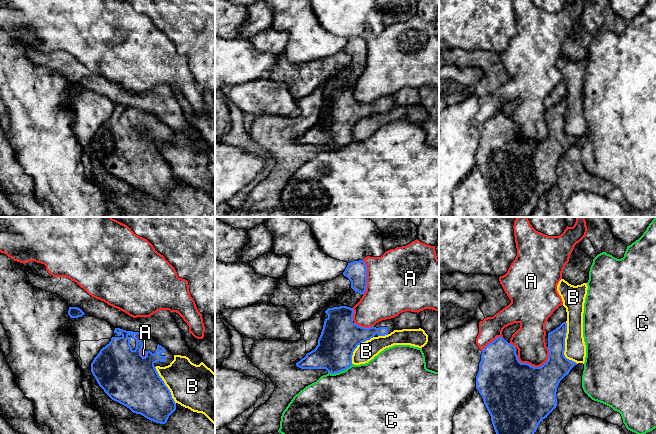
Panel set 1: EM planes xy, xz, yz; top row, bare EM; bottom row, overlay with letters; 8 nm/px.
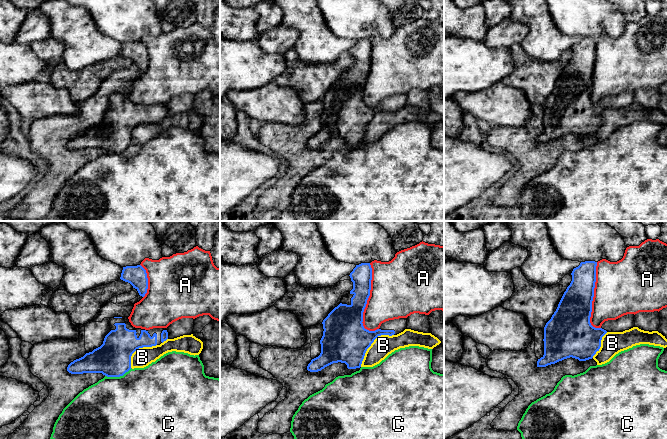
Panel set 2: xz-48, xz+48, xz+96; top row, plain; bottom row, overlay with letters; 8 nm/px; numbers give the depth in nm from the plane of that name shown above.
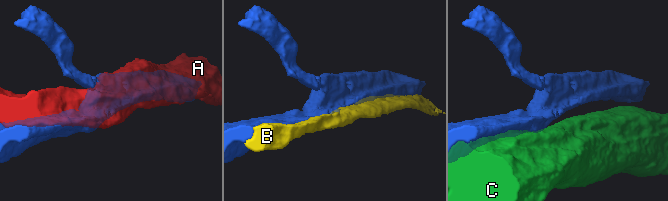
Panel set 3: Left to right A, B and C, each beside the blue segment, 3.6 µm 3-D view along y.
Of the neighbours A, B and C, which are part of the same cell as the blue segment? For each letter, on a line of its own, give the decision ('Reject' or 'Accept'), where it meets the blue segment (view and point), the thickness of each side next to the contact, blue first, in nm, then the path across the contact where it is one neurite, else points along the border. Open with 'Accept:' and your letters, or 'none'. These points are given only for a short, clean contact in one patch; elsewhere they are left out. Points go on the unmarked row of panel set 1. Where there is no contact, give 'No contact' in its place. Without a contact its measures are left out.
Accept: none
A: Reject. Touches blue at yz (535, 143). Thickness 500 nm (blue) against 240 nm
B: Reject. Touches blue at yz (564, 121). Thickness 200 nm (blue) against 180 nm
C: Reject. Touches blue at xz (340, 147). Thickness 300 nm (blue) against 500 nm

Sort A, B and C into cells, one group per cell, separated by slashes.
A / B / C

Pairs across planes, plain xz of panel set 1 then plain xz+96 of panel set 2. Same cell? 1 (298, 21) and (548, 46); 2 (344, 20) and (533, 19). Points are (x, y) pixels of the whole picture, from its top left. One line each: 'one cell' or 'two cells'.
1: one cell
2: two cells

